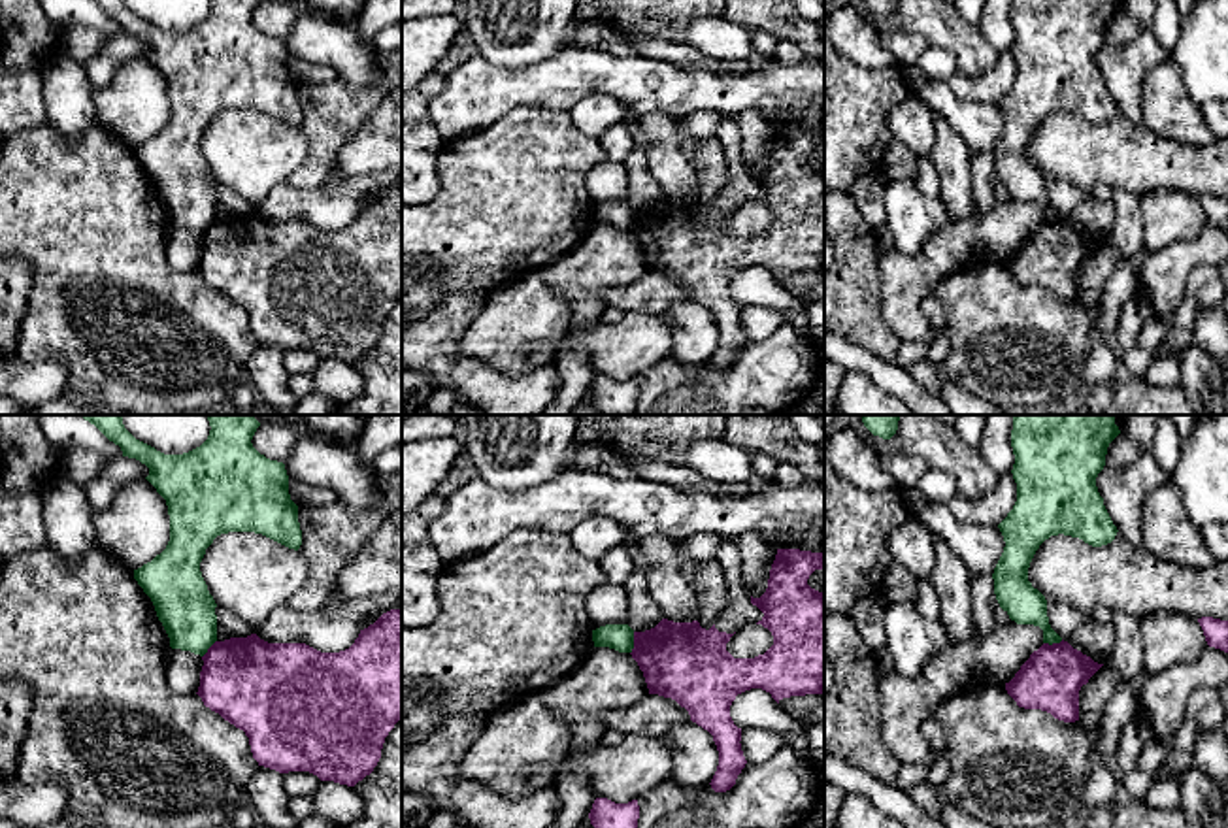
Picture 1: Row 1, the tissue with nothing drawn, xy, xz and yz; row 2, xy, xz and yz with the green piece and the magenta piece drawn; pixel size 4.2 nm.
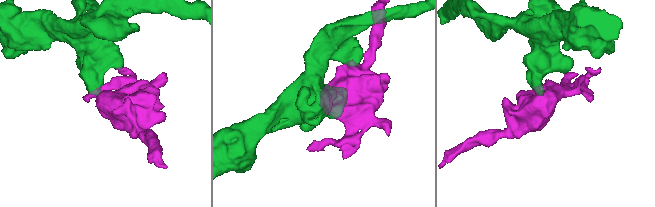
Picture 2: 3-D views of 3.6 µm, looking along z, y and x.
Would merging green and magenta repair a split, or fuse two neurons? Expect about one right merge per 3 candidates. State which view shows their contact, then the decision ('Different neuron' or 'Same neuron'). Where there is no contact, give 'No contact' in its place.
Touches green in xz. Different neuron

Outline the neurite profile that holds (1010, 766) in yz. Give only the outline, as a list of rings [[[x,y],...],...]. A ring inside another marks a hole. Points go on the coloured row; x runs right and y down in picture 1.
[[[977,679],[943,700],[932,717],[947,737],[951,773],[941,785],[921,783],[909,796],[932,817],[951,803],[990,828],[1070,828],[1079,796],[1098,764],[1090,730],[1041,709],[1024,709],[1005,685]]]

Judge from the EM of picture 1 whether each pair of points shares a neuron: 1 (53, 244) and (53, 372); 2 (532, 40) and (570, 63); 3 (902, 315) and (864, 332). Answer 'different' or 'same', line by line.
1: different
2: different
3: different

